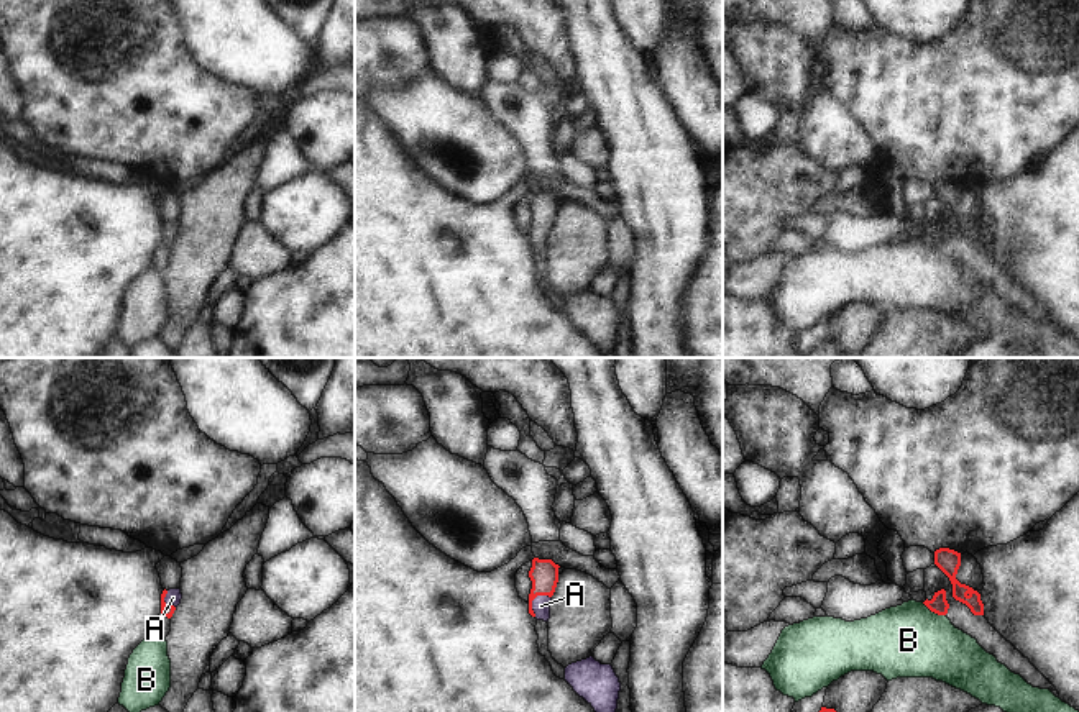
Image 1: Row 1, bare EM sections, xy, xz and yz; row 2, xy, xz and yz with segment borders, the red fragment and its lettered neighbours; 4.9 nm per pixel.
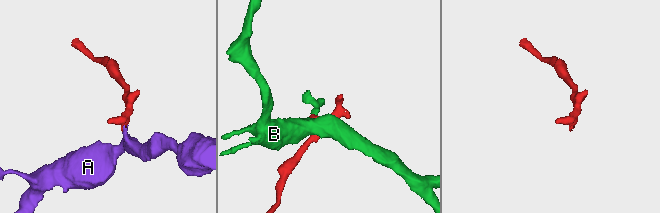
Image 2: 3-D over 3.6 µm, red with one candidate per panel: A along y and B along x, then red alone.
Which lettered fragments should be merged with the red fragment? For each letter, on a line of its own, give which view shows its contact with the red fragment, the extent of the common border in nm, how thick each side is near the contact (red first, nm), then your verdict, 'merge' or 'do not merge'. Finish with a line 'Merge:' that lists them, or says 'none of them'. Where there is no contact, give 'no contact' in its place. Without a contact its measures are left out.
A: contact in xz; length 130 nm; calibres 140 and 90 nm; merge
B: contact in yz; length 140 nm; calibres 90 and 360 nm; do not merge
Merge: A

